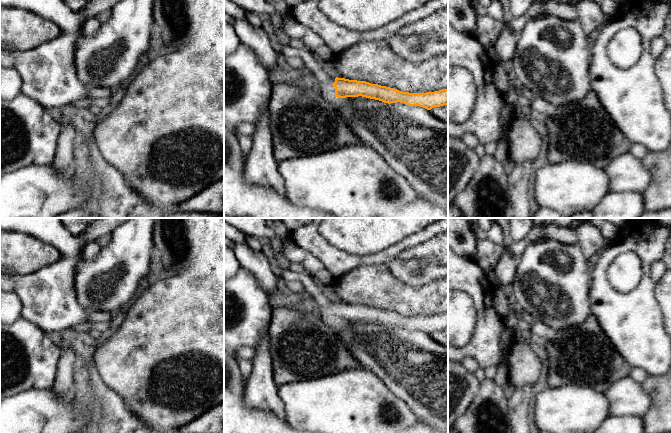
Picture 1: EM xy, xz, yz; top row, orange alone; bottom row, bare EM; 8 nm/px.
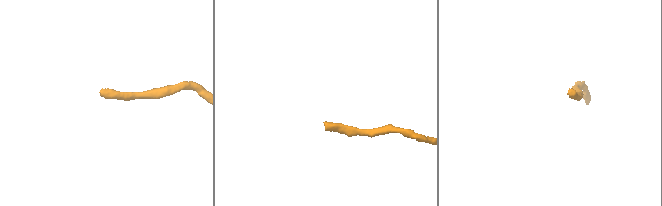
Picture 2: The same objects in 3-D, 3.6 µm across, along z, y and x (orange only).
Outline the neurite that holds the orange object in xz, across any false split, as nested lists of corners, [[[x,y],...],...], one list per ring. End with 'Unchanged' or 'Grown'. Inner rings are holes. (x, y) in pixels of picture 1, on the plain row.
[[[333,299],[323,307],[316,301],[310,300],[308,306],[319,312],[322,322],[328,326],[335,326],[336,321],[362,320],[388,328],[401,326],[409,330],[420,330],[427,334],[448,329],[448,313],[426,317],[409,317],[366,305],[349,304]]]. Grown

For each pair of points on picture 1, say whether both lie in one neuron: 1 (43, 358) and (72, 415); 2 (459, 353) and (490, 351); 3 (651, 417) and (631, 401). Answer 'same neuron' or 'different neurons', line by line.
1: different neurons
2: same neuron
3: different neurons

